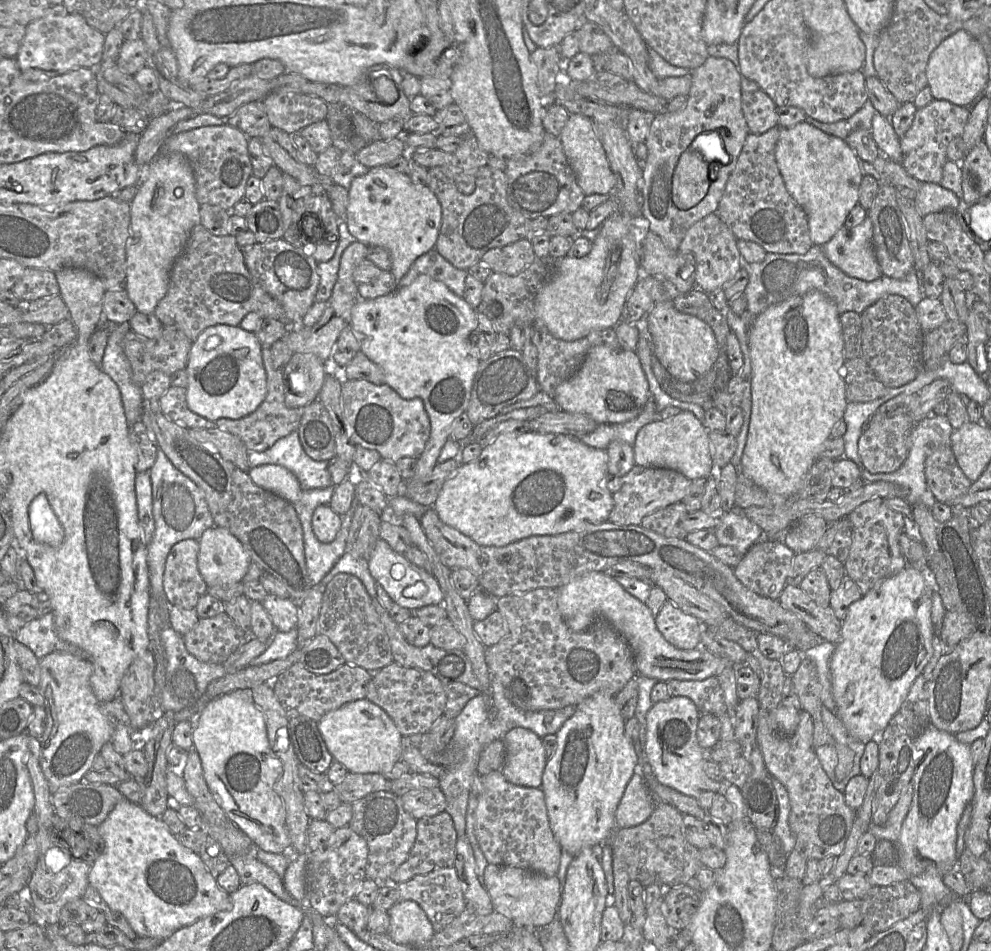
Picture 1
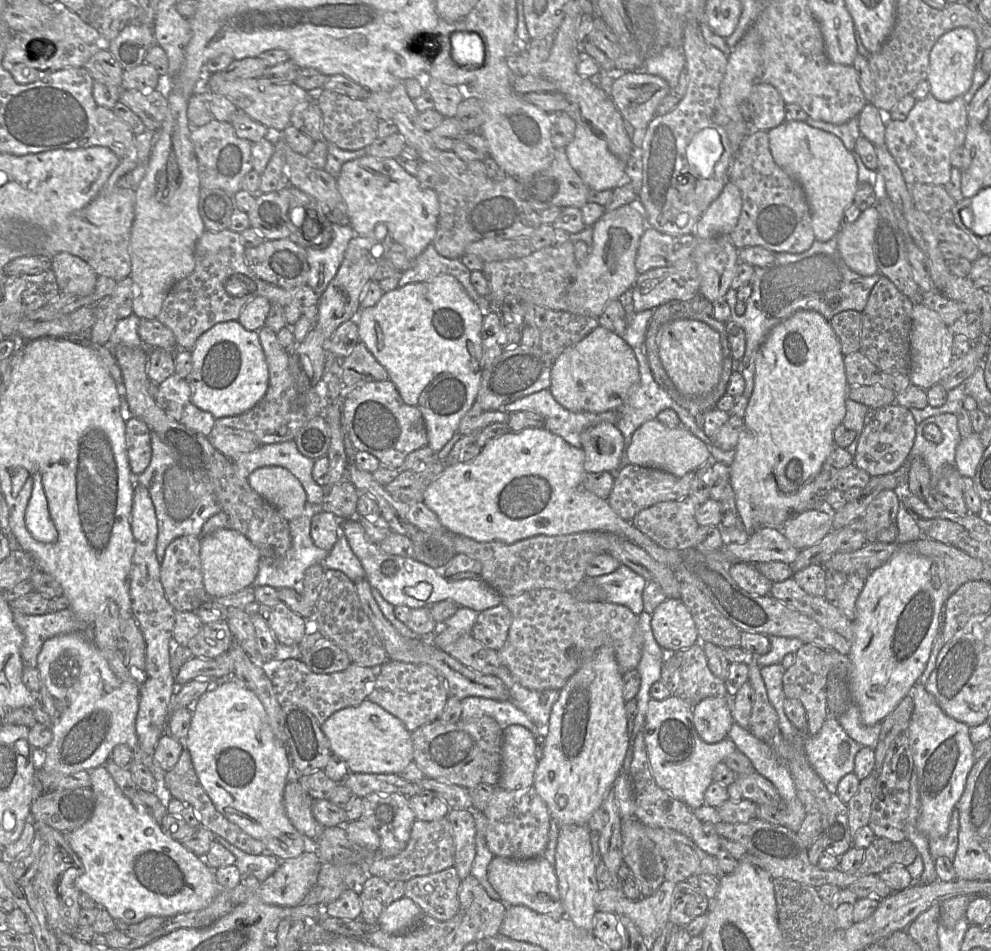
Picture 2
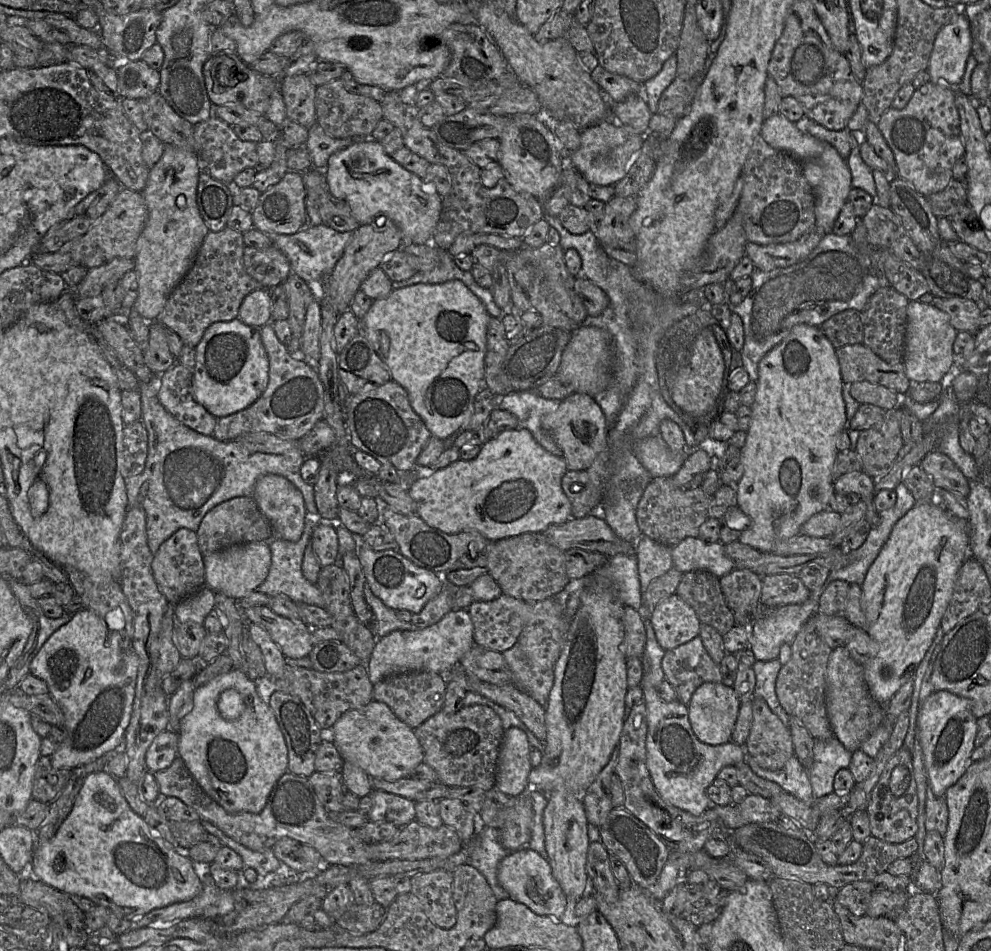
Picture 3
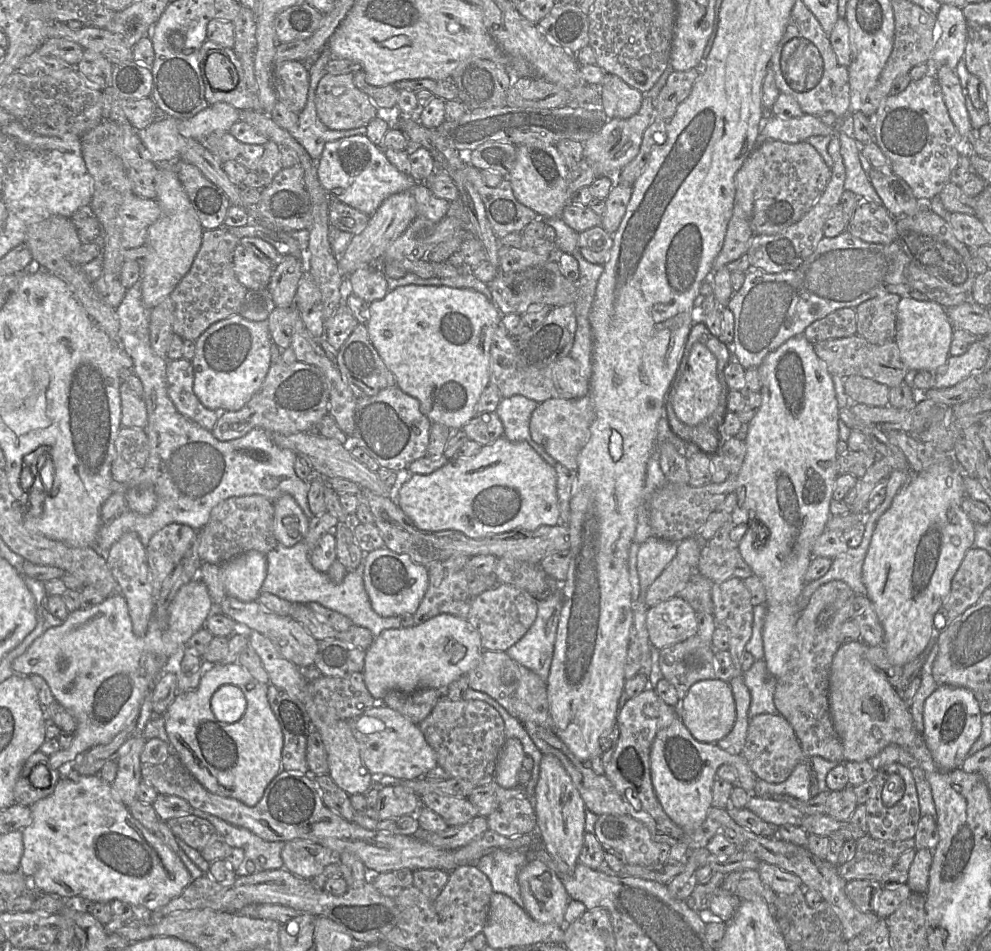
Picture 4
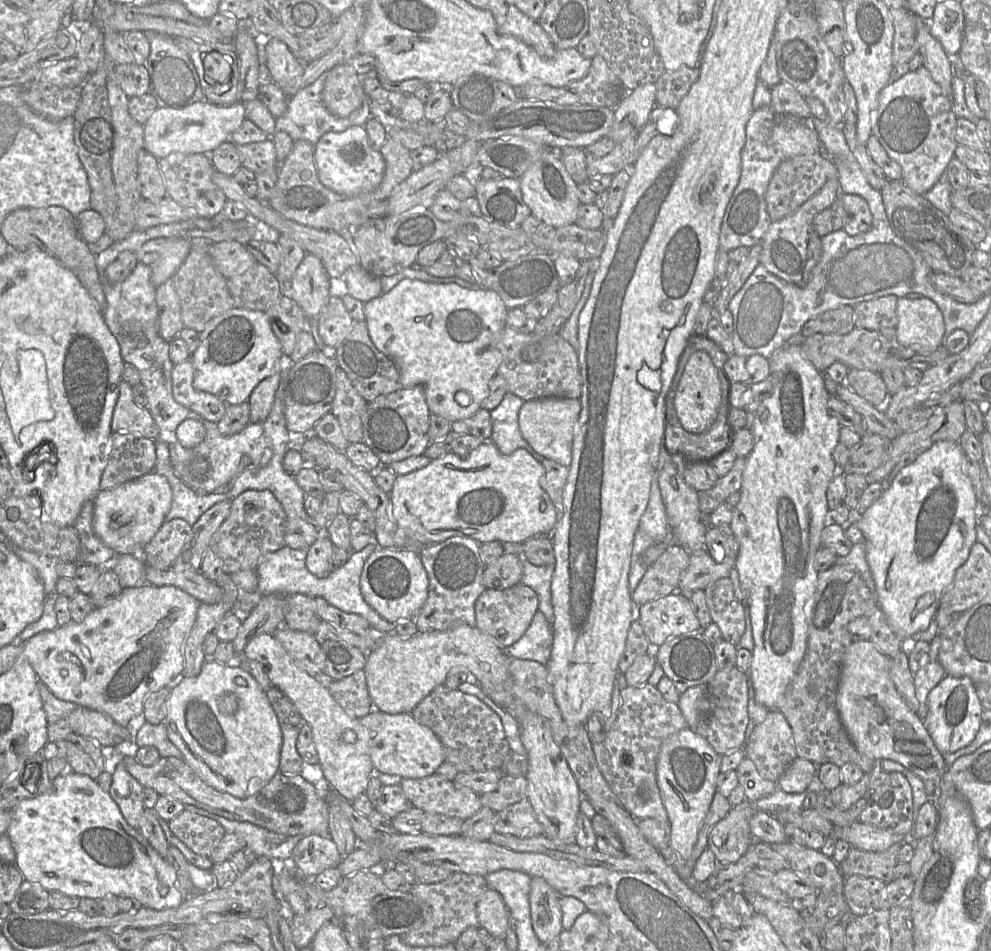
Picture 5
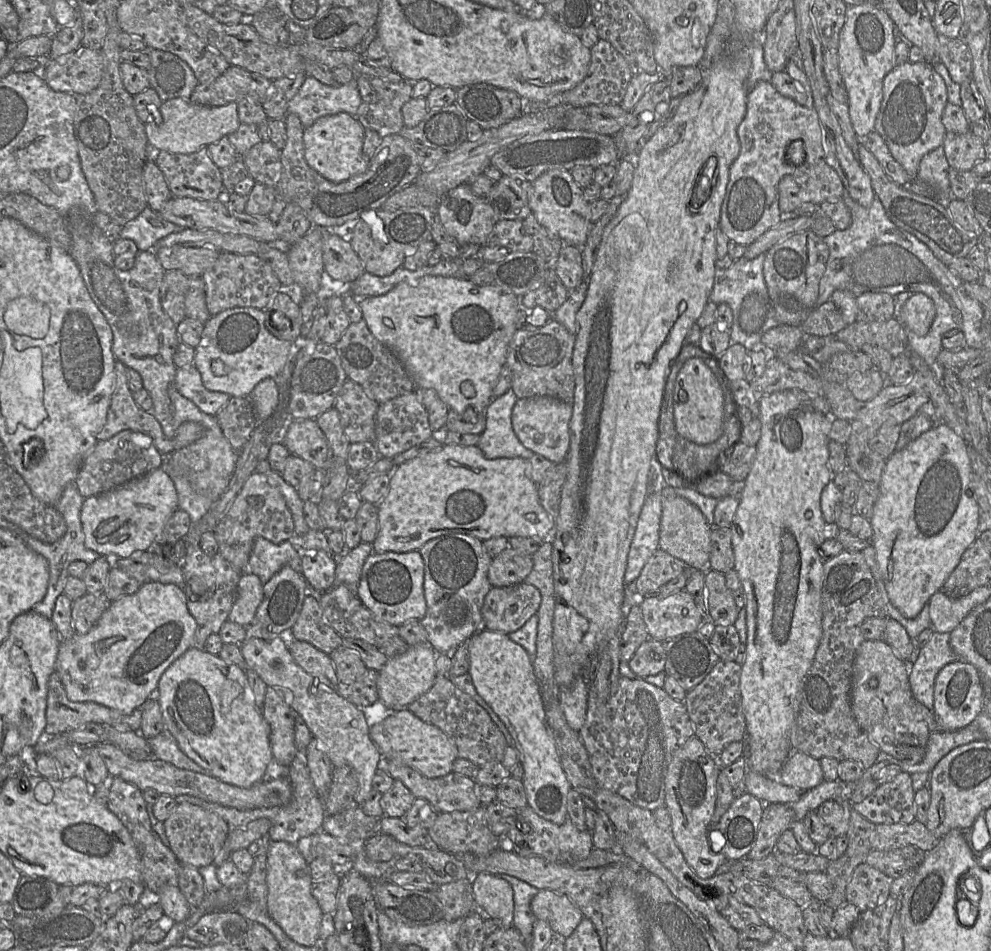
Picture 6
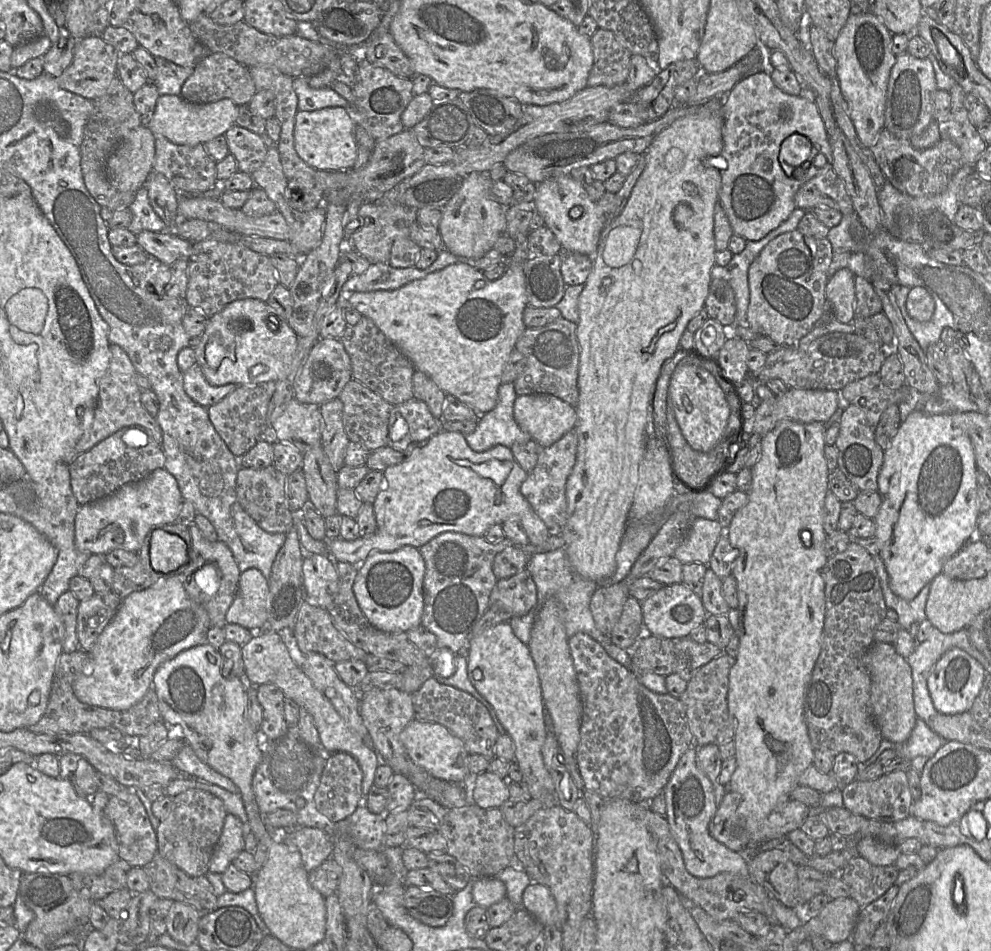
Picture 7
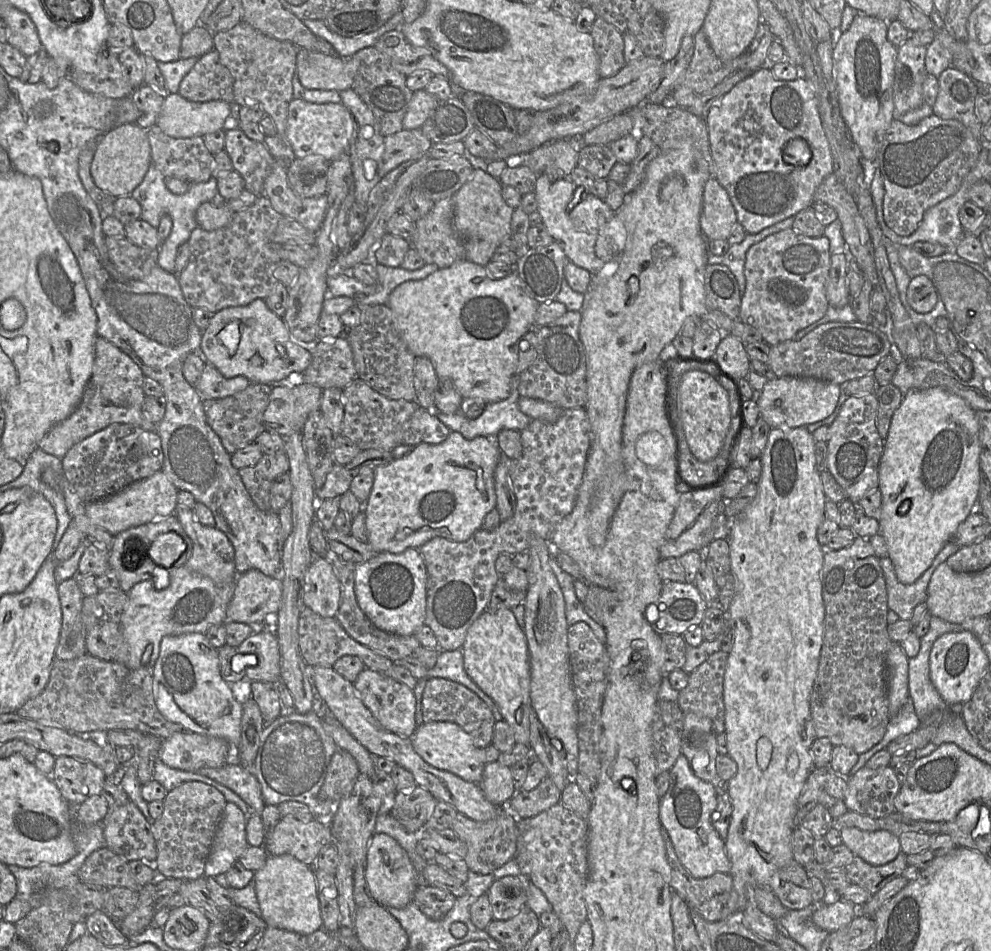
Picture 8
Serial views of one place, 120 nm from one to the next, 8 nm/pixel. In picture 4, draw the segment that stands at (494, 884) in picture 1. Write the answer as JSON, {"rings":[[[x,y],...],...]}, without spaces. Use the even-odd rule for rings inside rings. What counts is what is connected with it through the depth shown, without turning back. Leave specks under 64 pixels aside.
{"rings":[[[532,859],[519,870],[517,879],[528,914],[540,923],[565,927],[565,913],[572,899],[556,872]]]}

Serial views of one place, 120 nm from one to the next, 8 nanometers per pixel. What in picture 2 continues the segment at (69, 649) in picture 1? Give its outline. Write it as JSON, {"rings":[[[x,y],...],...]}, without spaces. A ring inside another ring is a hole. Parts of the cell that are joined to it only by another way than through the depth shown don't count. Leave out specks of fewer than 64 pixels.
{"rings":[[[70,608],[44,615],[25,615],[20,612],[13,614],[23,635],[21,656],[24,667],[36,668],[43,644],[55,636],[76,633],[92,641],[91,626],[79,620]]]}

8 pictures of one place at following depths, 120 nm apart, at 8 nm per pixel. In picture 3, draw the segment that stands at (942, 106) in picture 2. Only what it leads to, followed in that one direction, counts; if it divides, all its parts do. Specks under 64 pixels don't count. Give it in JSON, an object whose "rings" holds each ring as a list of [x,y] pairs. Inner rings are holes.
{"rings":[[[928,81],[915,89],[905,108],[890,107],[876,125],[894,154],[898,176],[911,183],[917,192],[929,196],[950,184],[953,166],[964,155],[953,90]]]}

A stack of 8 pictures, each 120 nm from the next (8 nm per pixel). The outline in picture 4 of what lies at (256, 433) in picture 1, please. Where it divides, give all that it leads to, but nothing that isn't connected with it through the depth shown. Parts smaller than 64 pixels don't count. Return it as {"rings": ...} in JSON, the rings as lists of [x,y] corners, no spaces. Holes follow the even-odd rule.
{"rings":[[[272,341],[271,364],[261,387],[240,410],[220,412],[211,431],[217,440],[241,438],[254,428],[284,435],[309,432],[329,413],[329,386],[325,375],[316,366],[304,362],[285,364],[281,357],[283,350]]]}

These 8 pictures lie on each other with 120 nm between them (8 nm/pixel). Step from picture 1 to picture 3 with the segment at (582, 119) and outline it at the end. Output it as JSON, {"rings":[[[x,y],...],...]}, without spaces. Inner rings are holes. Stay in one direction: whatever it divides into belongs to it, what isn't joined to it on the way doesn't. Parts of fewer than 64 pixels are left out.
{"rings":[[[611,114],[611,121],[605,121],[580,131],[580,146],[572,155],[570,164],[590,184],[614,186],[627,174],[641,150],[643,140],[644,136],[620,125]]]}

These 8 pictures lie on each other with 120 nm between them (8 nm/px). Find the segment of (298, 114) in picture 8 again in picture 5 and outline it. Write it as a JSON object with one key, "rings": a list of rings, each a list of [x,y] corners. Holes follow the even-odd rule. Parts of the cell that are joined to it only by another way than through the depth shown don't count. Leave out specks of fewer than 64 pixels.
{"rings":[[[352,126],[343,132],[327,132],[314,145],[317,176],[328,189],[345,196],[357,196],[379,186],[385,172],[385,160],[369,145],[364,126]]]}

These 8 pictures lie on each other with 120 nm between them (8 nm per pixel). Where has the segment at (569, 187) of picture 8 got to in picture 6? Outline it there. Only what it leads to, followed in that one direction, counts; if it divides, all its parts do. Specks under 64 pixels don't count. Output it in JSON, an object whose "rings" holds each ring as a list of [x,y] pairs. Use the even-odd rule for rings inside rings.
{"rings":[[[566,169],[550,170],[532,183],[529,193],[529,208],[538,223],[557,235],[565,245],[583,247],[592,227],[590,203],[583,195],[583,189]]]}

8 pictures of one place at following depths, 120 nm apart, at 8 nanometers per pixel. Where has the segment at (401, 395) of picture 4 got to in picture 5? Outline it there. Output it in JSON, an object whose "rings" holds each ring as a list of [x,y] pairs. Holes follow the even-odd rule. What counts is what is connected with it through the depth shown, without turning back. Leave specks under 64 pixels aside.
{"rings":[[[422,387],[402,388],[368,402],[362,425],[362,442],[378,456],[382,466],[389,466],[411,456],[424,455],[430,445],[430,411]]]}

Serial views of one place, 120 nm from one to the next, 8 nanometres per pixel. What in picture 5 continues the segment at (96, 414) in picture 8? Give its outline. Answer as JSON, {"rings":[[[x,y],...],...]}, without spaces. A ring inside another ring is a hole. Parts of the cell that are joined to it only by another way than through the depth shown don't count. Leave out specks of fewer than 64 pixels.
{"rings":[[[123,379],[111,420],[112,433],[128,432],[156,440],[159,428],[147,407],[138,406],[133,399],[132,387]]]}

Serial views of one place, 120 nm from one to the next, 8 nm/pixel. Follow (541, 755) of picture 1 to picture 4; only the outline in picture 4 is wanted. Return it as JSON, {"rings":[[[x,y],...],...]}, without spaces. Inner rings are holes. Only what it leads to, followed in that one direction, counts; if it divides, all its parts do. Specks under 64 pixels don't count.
{"rings":[[[507,738],[496,764],[493,780],[503,788],[514,788],[519,782],[517,775],[523,768],[526,754],[517,738]]]}

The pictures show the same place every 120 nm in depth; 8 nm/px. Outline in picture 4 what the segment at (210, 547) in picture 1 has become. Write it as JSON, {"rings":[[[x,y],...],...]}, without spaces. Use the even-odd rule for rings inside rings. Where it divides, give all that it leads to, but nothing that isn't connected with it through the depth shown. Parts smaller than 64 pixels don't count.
{"rings":[[[251,550],[220,565],[225,592],[243,602],[256,601],[267,574],[267,558]]]}

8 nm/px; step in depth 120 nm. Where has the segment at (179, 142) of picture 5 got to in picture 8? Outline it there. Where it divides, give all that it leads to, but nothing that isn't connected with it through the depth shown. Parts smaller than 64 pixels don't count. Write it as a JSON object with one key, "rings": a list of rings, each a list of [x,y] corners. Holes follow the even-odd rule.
{"rings":[[[178,93],[164,97],[156,124],[174,138],[203,137],[223,130],[231,117],[231,104],[221,100],[193,102]]]}

